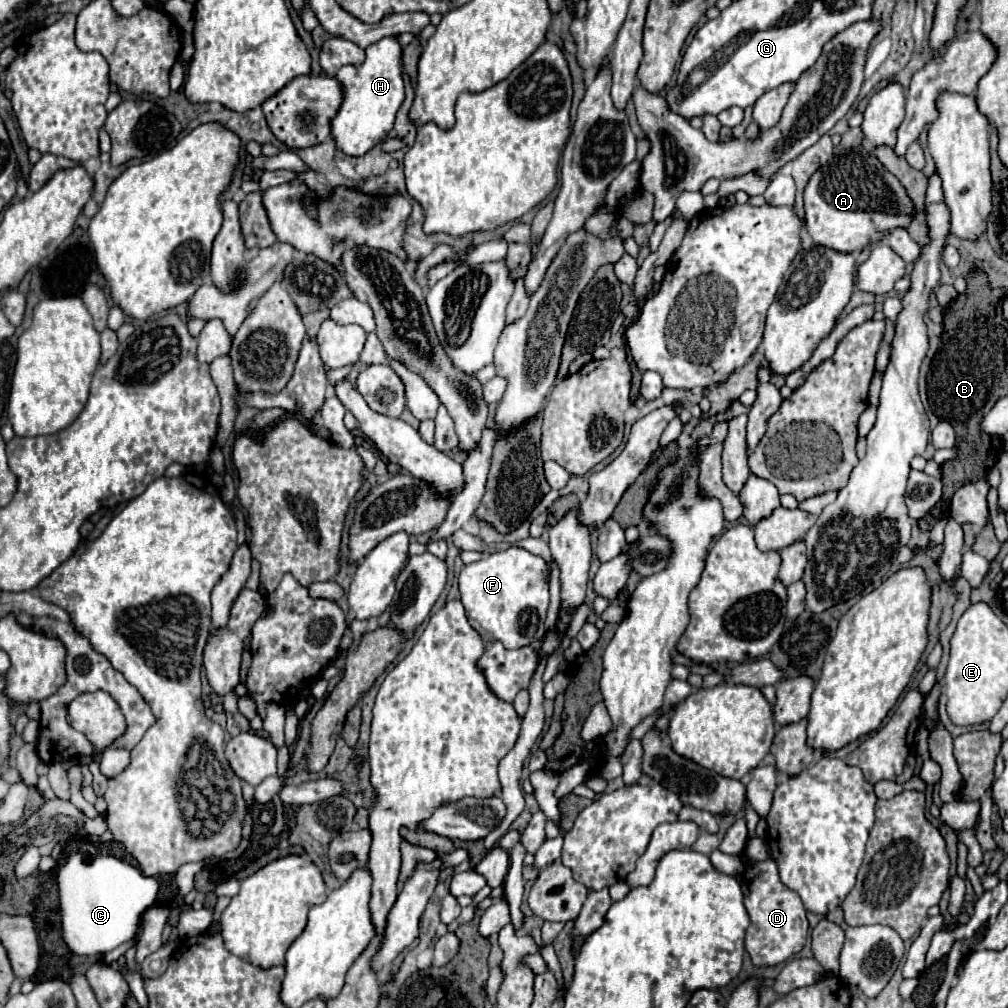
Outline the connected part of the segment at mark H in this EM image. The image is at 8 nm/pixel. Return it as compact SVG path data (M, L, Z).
M384 37L366 47L366 61L362 65L346 65L336 73L344 89L344 101L330 121L330 133L336 149L348 157L362 157L366 151L386 139L394 127L394 117L404 101L402 81L402 47L396 37Z

